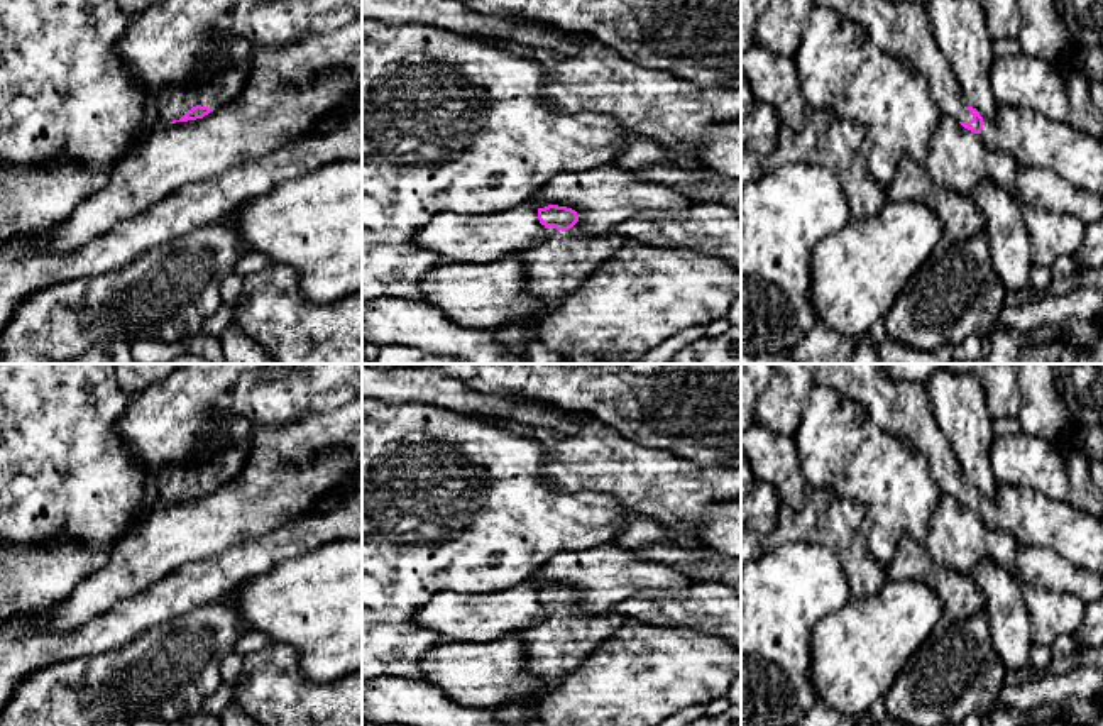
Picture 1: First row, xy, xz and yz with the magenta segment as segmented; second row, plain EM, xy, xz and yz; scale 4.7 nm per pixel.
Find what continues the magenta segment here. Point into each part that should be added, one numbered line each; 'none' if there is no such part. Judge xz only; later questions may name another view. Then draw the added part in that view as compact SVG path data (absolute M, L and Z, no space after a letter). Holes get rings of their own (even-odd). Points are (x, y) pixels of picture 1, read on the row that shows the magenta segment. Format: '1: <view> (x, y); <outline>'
1: xz (559, 266); M550 227L540 245L519 252L524 259L528 293L541 301L541 308L496 330L508 354L528 360L526 342L536 337L541 316L557 310L626 242L628 239L616 232L582 235L575 228L557 230Z

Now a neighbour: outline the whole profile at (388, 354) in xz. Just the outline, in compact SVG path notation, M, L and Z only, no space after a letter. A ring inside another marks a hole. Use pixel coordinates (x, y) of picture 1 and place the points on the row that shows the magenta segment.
M381 345L374 364L464 364L453 355L436 355L404 345Z

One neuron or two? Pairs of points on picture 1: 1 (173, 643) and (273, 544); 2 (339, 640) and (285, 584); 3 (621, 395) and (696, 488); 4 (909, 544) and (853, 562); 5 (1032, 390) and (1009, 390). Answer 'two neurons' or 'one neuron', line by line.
1: two neurons
2: one neuron
3: two neurons
4: two neurons
5: two neurons

